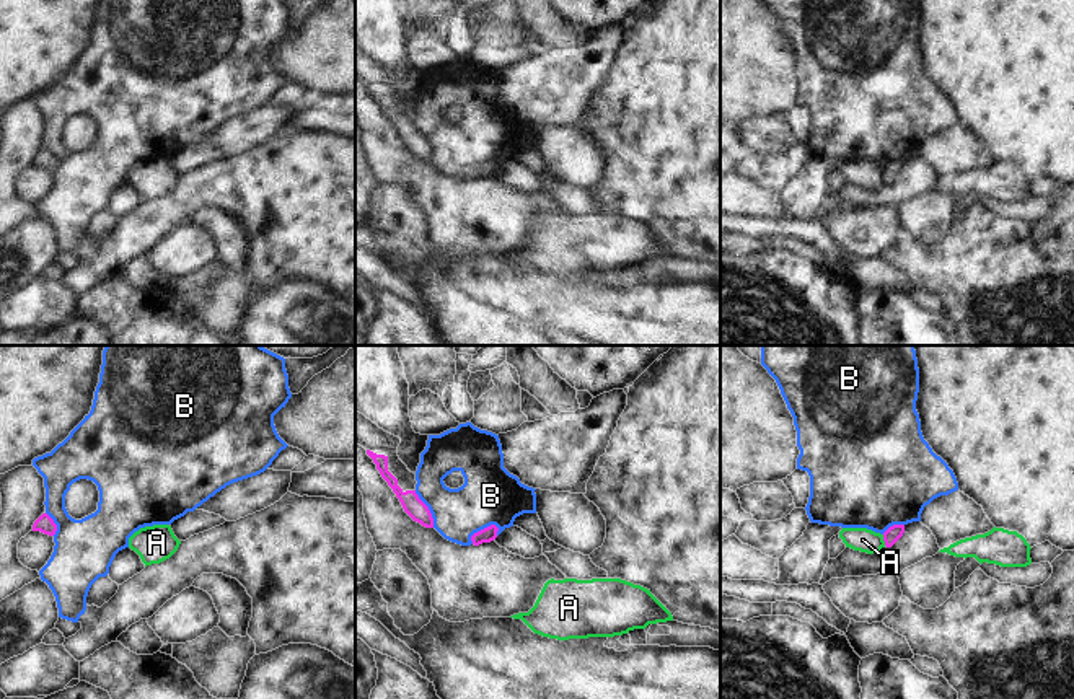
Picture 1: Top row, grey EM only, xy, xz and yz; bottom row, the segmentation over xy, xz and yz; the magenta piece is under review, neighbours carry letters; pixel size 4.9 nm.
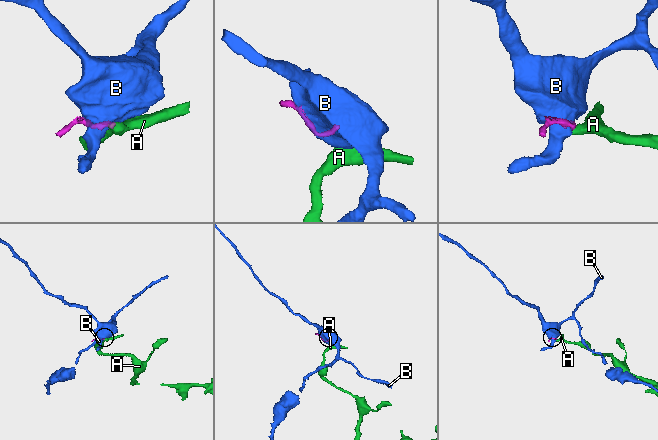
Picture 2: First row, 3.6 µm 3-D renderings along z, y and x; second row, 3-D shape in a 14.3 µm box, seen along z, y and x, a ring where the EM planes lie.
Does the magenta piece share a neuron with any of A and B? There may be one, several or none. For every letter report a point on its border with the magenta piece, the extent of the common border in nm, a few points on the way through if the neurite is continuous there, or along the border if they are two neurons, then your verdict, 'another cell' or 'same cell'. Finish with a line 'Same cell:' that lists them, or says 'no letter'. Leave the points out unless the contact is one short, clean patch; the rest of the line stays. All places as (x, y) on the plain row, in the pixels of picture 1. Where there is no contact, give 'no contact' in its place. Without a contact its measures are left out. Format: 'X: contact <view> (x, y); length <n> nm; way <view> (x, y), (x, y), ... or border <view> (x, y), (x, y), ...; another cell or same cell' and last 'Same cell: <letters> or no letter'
A: contact yz (884, 175); length 60 nm; border yz (882, 170), (885, 180); another cell
B: contact xz (481, 165); length 160 nm; another cell
Same cell: no letter

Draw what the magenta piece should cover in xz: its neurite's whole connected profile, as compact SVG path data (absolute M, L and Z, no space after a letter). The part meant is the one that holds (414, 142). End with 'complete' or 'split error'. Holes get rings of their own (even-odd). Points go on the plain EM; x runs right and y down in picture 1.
M367 85L367 90L373 95L376 99L376 104L380 106L381 112L388 117L388 121L393 124L396 132L399 134L404 147L417 158L420 158L425 163L434 163L434 153L429 145L429 142L419 134L416 125L403 125L398 121L398 114L388 106L388 91L376 90L370 85Z; complete

